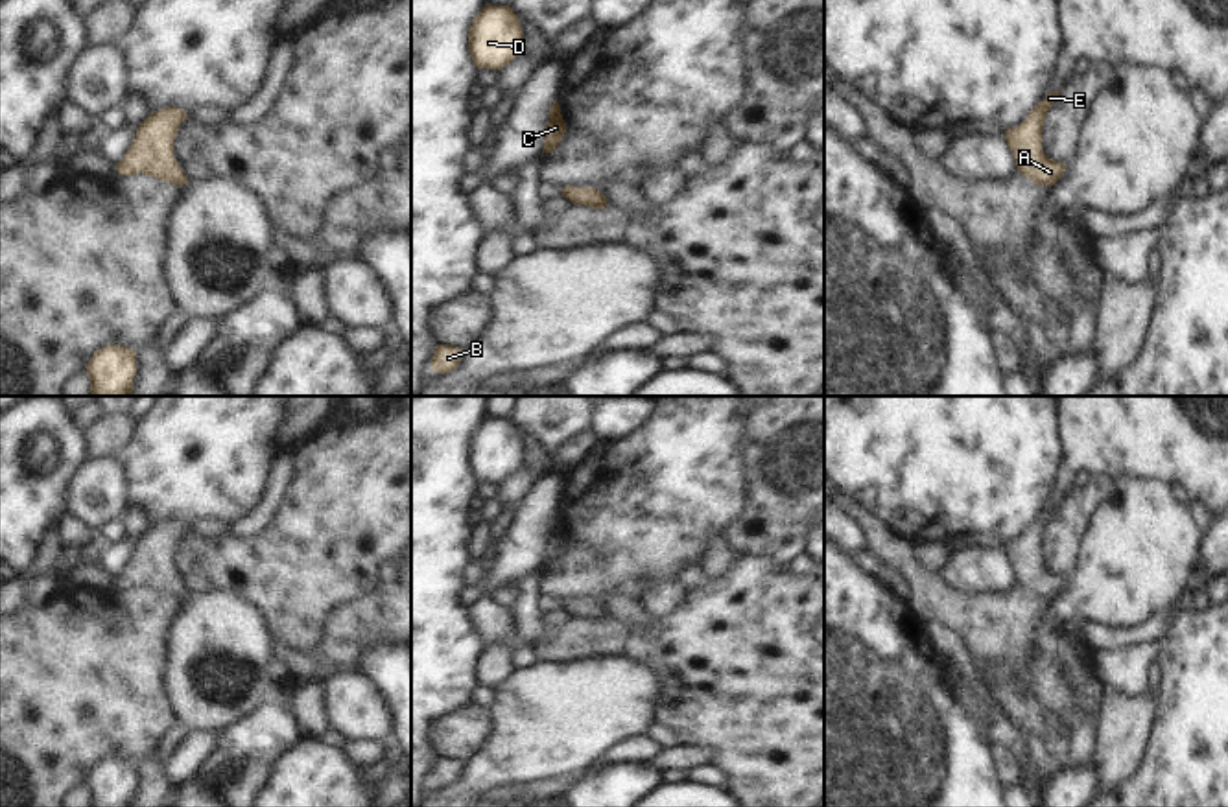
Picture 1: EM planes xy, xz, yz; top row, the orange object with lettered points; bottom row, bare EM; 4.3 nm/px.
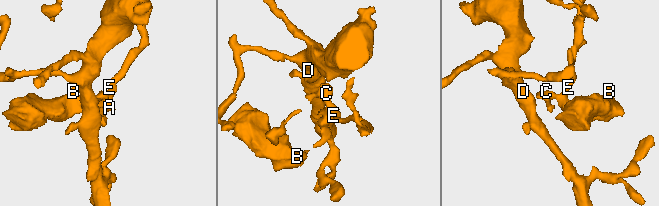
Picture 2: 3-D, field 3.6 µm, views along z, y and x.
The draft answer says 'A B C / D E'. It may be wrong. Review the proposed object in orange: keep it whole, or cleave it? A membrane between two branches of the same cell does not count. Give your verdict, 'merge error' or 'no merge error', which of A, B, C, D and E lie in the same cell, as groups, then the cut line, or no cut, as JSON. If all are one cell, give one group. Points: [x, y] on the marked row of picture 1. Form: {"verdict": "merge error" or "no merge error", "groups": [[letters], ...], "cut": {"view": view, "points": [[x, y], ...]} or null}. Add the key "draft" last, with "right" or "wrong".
{"verdict": "no merge error", "groups": [["A", "B", "C", "D", "E"]], "cut": null, "draft": "wrong"}

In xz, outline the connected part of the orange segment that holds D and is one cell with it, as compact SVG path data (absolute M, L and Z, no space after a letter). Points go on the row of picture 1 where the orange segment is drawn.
M487 4L468 29L468 52L478 68L500 70L524 52L518 15L509 6Z

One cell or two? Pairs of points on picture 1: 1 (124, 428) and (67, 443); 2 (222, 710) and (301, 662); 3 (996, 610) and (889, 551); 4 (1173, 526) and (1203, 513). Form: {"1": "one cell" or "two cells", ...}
{"1": "two cells", "2": "two cells", "3": "one cell", "4": "two cells"}

